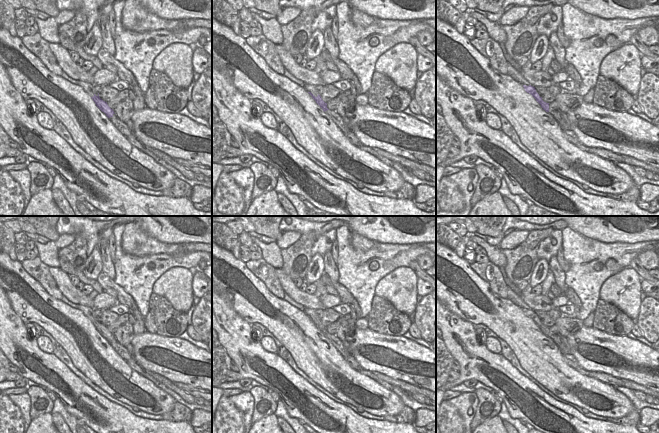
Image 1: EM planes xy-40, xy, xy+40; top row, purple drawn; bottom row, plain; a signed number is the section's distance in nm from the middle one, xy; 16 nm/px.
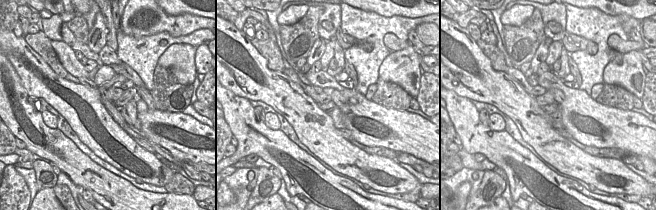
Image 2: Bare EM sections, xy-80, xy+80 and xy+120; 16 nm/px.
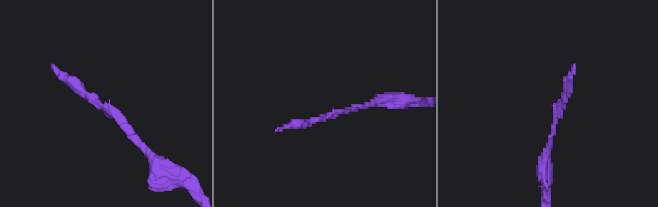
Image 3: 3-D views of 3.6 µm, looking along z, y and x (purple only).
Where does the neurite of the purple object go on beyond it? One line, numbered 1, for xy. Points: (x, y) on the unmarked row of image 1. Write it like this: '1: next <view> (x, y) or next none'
1: next none

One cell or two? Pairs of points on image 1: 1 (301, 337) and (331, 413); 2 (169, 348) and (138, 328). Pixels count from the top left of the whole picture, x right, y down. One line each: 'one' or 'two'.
1: two
2: two

